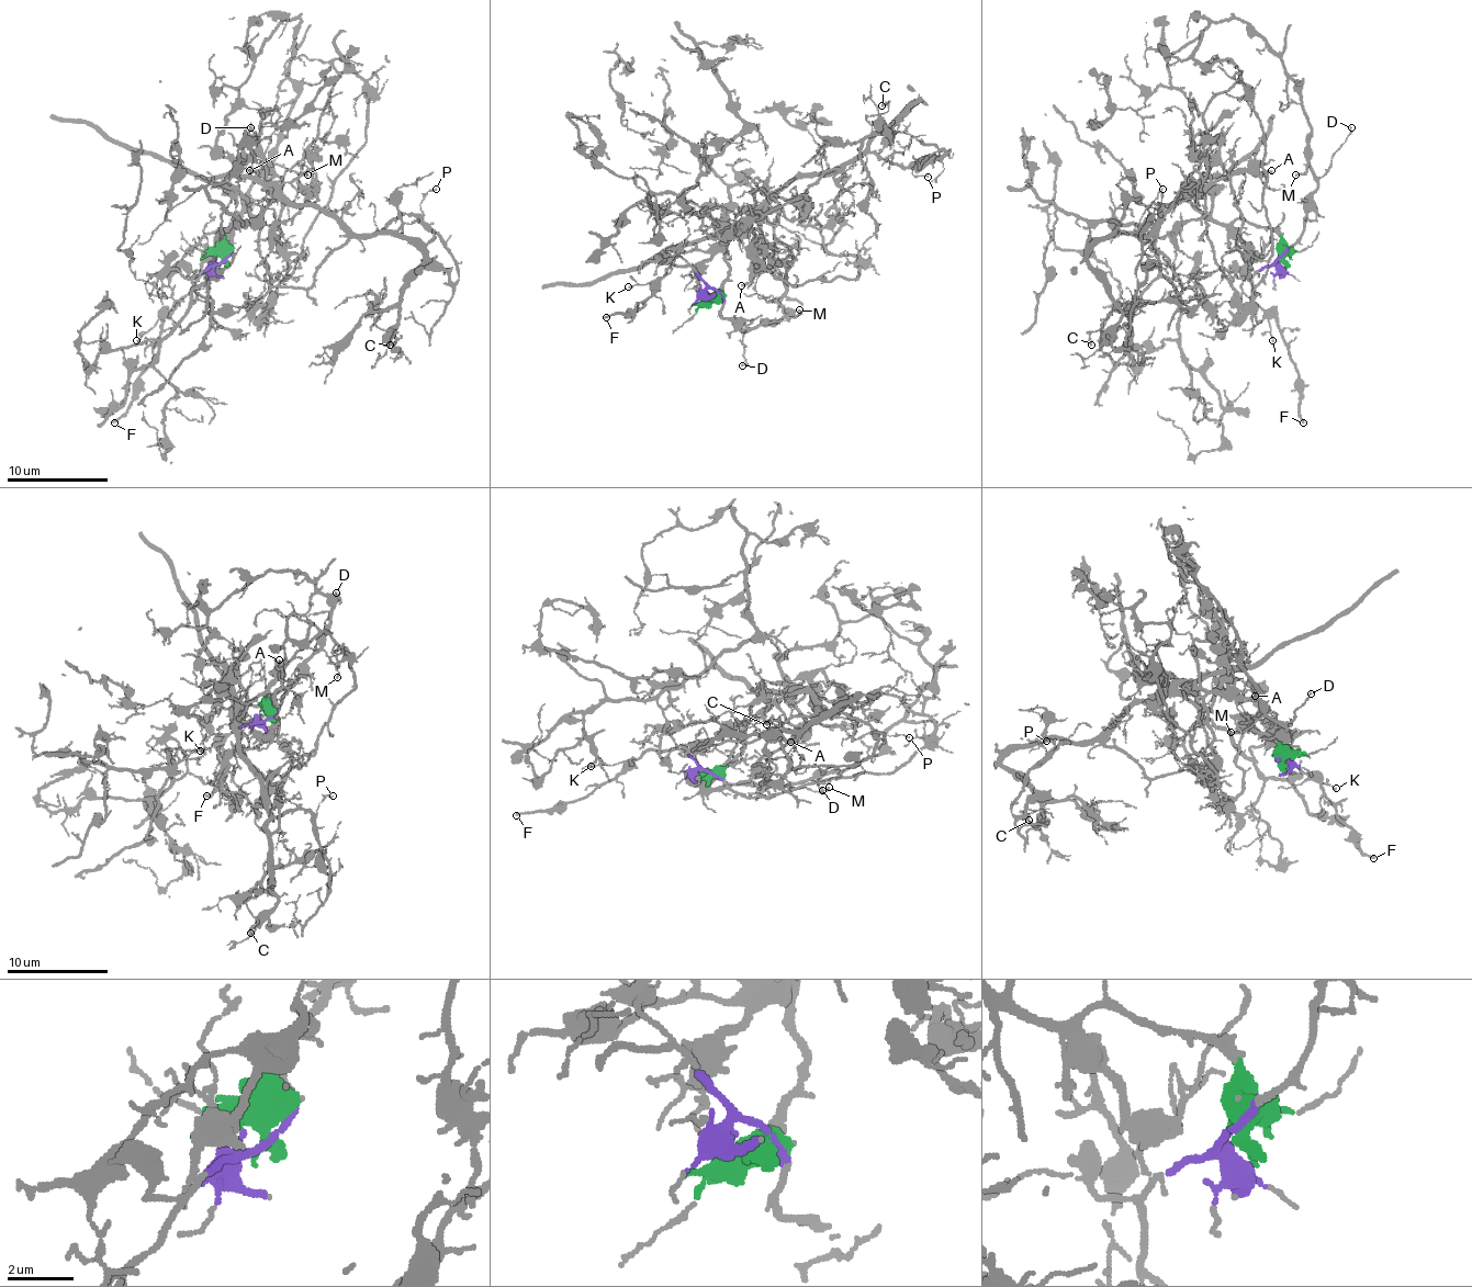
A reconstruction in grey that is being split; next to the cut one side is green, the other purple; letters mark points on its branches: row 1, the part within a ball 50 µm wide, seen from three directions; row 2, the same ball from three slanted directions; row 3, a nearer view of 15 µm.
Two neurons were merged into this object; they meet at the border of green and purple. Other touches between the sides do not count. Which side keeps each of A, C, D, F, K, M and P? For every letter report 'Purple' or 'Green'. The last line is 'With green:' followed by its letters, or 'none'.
A: Green
C: Green
D: Purple
F: Purple
K: Purple
M: Purple
P: Green
With green: A, C, P

